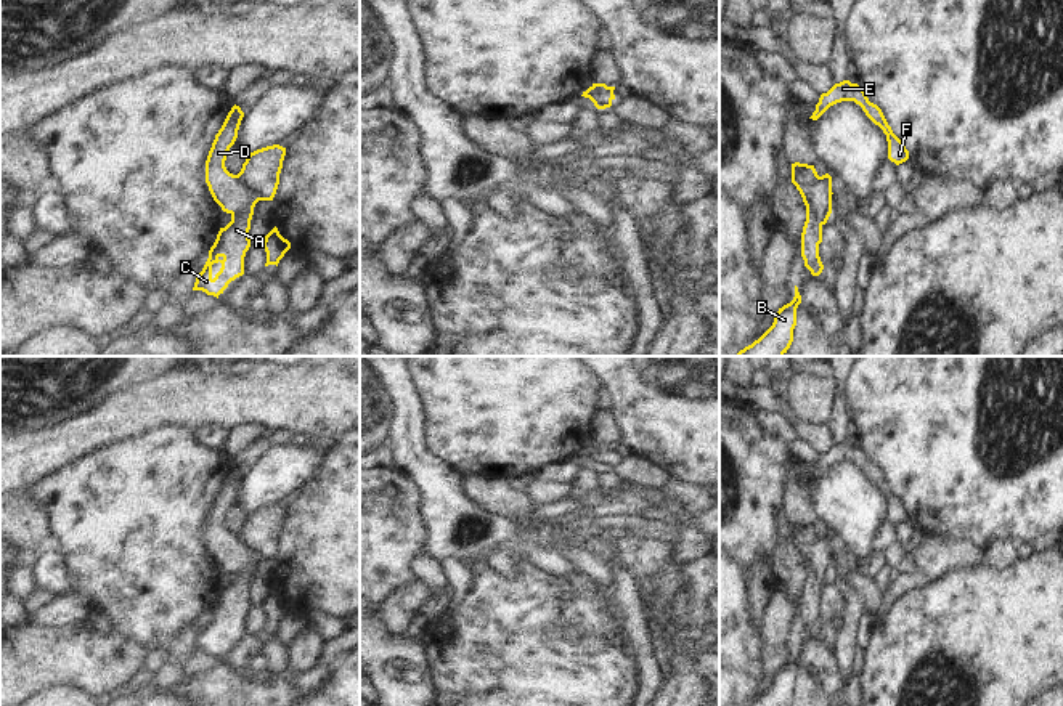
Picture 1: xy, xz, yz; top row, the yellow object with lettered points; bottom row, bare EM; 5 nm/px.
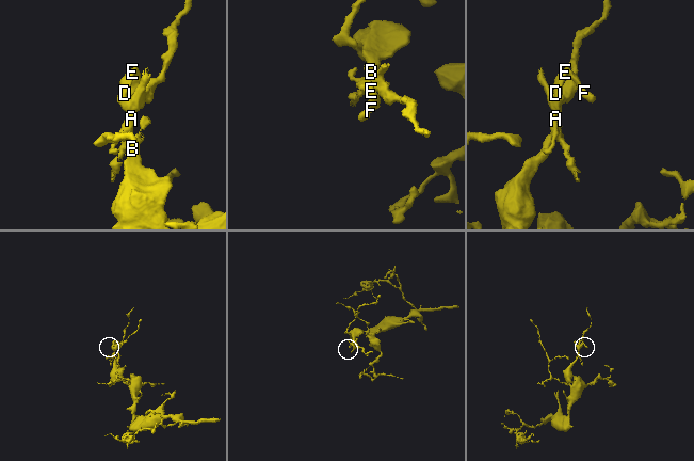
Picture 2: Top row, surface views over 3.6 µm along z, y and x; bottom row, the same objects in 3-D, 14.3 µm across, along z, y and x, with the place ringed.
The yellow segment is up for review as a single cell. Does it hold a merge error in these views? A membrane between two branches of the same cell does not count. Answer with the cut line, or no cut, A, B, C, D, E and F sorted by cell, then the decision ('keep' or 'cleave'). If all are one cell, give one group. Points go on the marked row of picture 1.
yz (818, 175), (810, 196), (810, 206), (821, 225) | A C / B D E F | cleave

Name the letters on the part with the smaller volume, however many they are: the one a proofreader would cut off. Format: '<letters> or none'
A, C

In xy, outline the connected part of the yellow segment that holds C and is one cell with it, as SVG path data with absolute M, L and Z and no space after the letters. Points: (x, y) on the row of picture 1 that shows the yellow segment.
M246 210L231 213L231 221L220 228L193 290L218 298L231 281L244 274L244 257L250 247L249 229L250 217Z

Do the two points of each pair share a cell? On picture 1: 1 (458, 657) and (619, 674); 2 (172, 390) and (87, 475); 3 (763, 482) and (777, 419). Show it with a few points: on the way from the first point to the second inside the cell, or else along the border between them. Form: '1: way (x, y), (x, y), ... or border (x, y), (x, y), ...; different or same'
1: way (498, 663), (525, 668), (532, 674), (578, 674); same
2: border (159, 424), (138, 435), (101, 445), (89, 453); different
3: border (755, 409), (760, 422), (787, 442); different

